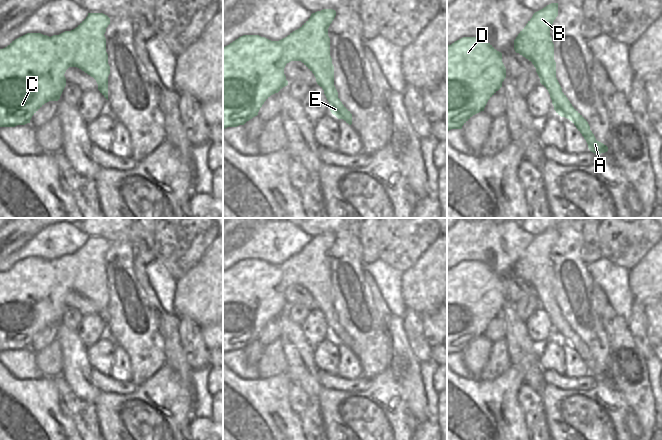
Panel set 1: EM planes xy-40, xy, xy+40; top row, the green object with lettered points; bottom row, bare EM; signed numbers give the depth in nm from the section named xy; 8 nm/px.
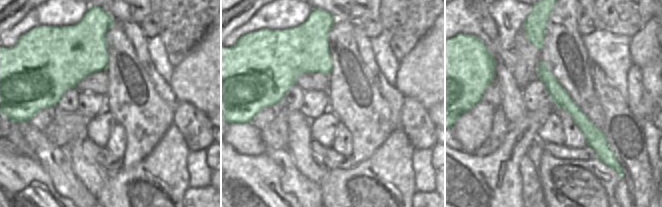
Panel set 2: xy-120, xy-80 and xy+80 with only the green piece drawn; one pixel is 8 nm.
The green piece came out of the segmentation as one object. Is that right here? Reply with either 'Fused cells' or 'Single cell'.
Single cell

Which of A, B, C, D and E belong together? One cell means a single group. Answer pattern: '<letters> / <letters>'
A B C D E

